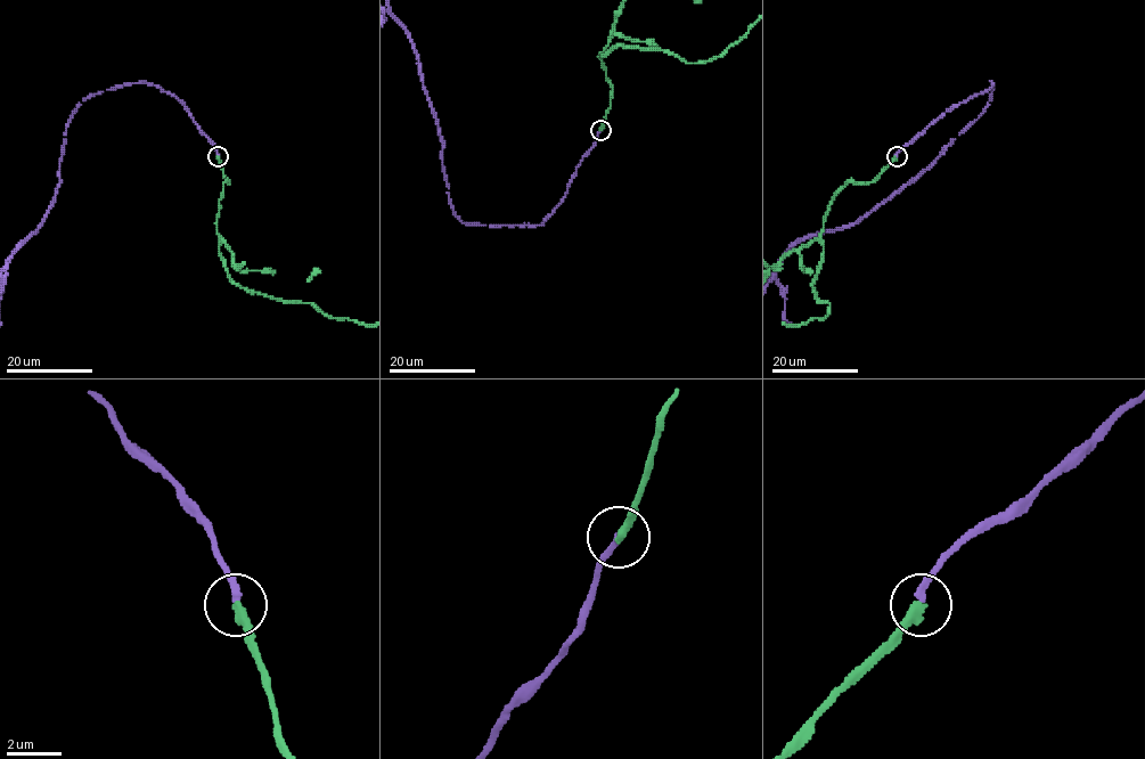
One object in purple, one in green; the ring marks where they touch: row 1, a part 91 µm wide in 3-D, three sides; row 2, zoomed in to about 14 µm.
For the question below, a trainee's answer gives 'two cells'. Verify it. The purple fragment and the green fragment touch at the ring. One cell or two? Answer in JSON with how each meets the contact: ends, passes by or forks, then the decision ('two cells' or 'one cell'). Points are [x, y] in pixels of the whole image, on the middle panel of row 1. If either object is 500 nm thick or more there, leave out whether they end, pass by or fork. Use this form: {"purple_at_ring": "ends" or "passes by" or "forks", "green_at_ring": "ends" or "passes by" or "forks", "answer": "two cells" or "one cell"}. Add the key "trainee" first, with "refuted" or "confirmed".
{"trainee": "refuted", "purple_at_ring": "ends", "green_at_ring": "ends", "answer": "one cell"}

